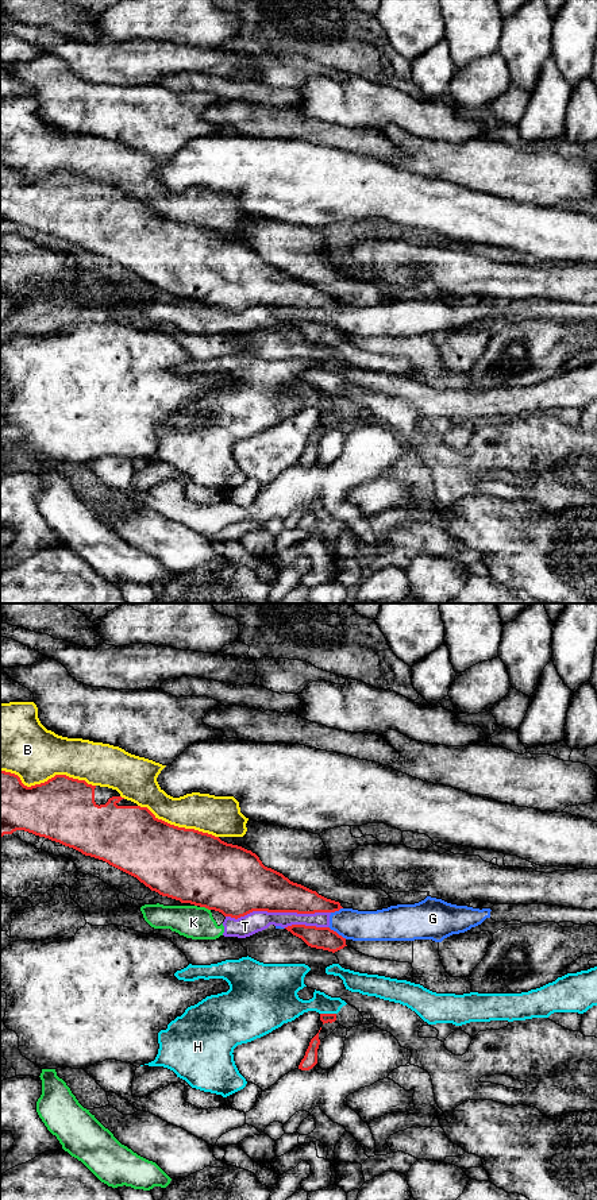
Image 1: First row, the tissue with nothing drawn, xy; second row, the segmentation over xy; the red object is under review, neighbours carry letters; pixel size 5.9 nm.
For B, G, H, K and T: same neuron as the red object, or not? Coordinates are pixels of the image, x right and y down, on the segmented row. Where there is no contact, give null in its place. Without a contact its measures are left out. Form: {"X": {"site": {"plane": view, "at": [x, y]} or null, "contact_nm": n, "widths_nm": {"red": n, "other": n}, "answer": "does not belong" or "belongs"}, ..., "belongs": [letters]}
{"B": {"site": {"plane": "xy", "at": [47, 780]}, "contact_nm": 600, "widths_nm": {"red": 380, "other": 340}, "answer": "does not belong"}, "G": {"site": {"plane": "xy", "at": [336, 933]}, "contact_nm": 130, "widths_nm": {"red": 130, "other": 180}, "answer": "does not belong"}, "H": {"site": {"plane": "xy", "at": [328, 1014]}, "contact_nm": 100, "widths_nm": {"red": 60, "other": 170}, "answer": "does not belong"}, "K": {"site": {"plane": "xy", "at": [205, 907]}, "contact_nm": 70, "widths_nm": {"red": 420, "other": 190}, "answer": "does not belong"}, "T": {"site": {"plane": "xy", "at": [277, 911]}, "contact_nm": 600, "widths_nm": {"red": 320, "other": 130}, "answer": "does not belong"}, "belongs": []}

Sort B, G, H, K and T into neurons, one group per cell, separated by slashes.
B / G K T / H

